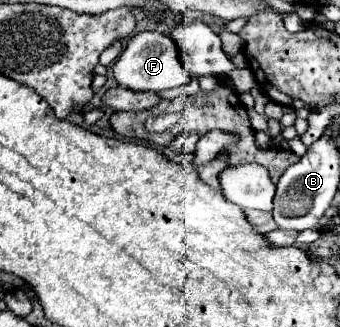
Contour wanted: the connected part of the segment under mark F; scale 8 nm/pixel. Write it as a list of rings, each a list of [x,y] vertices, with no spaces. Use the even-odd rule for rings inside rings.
[[[139,32],[129,40],[127,48],[117,58],[117,62],[113,66],[115,80],[123,88],[141,90],[141,92],[145,92],[145,90],[159,92],[165,88],[185,86],[193,77],[181,68],[181,56],[177,56],[177,52],[179,52],[179,48],[177,48],[177,44],[173,44],[173,38],[163,36],[159,32]]]

